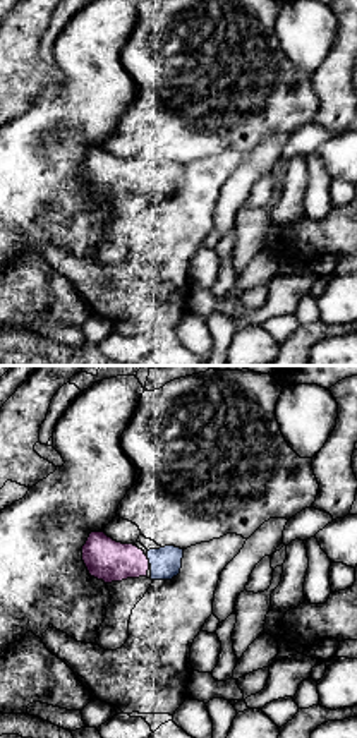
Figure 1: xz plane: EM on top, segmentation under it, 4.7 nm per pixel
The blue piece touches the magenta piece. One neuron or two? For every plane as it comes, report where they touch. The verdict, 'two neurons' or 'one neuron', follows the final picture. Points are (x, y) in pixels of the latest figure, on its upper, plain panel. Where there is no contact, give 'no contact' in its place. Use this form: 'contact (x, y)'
contact (148, 174)

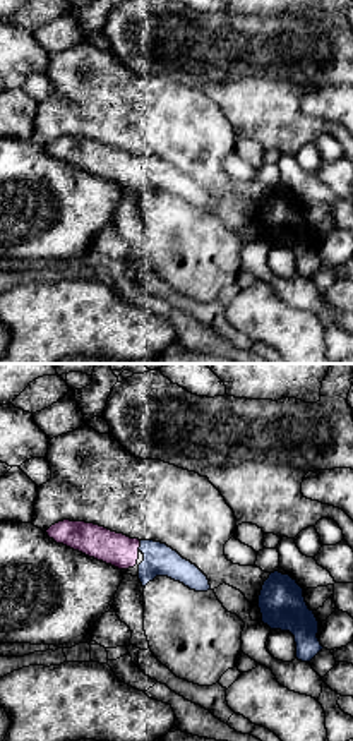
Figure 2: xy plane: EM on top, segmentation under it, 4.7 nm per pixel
contact (141, 162)

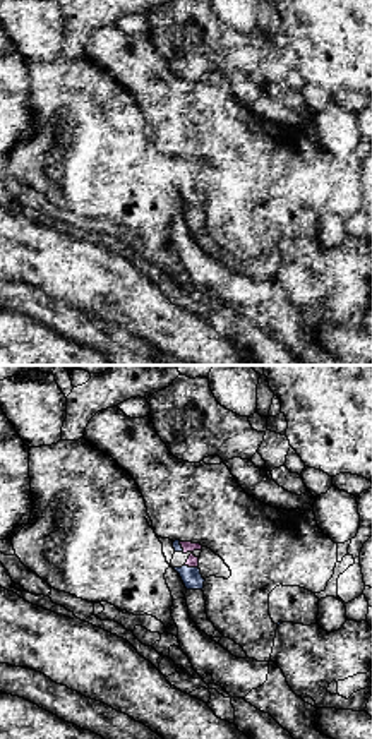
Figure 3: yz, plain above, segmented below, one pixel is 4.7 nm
contact (192, 184)

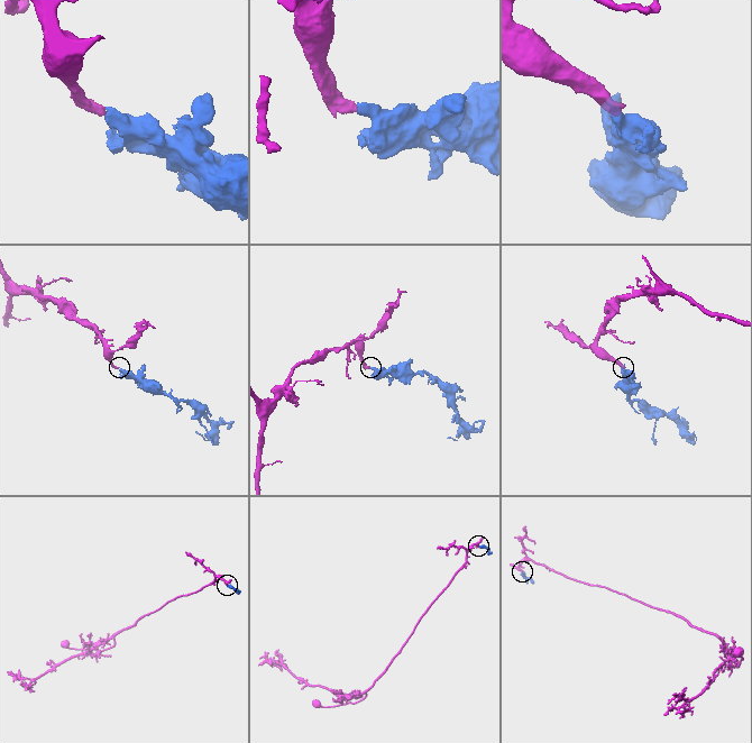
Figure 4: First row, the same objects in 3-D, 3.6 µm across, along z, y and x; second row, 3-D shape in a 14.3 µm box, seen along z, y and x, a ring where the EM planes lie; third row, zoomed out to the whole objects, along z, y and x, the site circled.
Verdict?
one neuron

